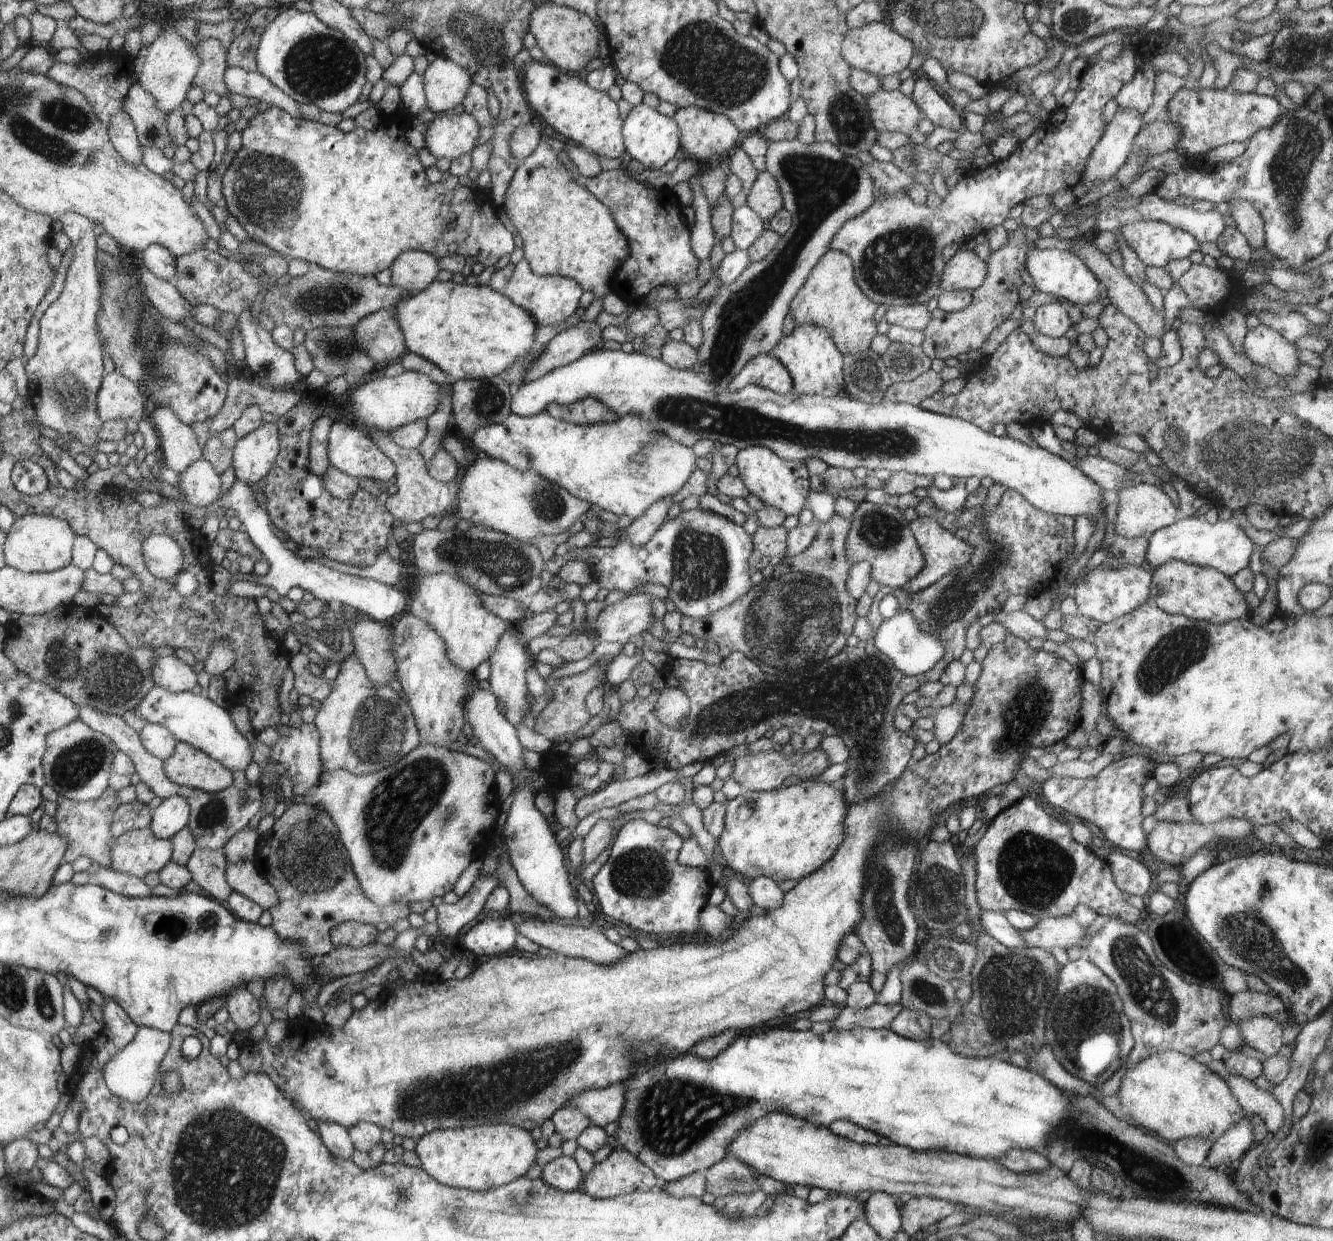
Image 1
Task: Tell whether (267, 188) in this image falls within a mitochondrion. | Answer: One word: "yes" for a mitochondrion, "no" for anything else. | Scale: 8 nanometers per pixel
yes

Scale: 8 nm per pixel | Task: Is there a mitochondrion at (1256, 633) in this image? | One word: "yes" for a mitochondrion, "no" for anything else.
no

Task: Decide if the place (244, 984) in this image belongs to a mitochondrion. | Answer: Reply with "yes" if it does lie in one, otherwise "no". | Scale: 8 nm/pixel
no

